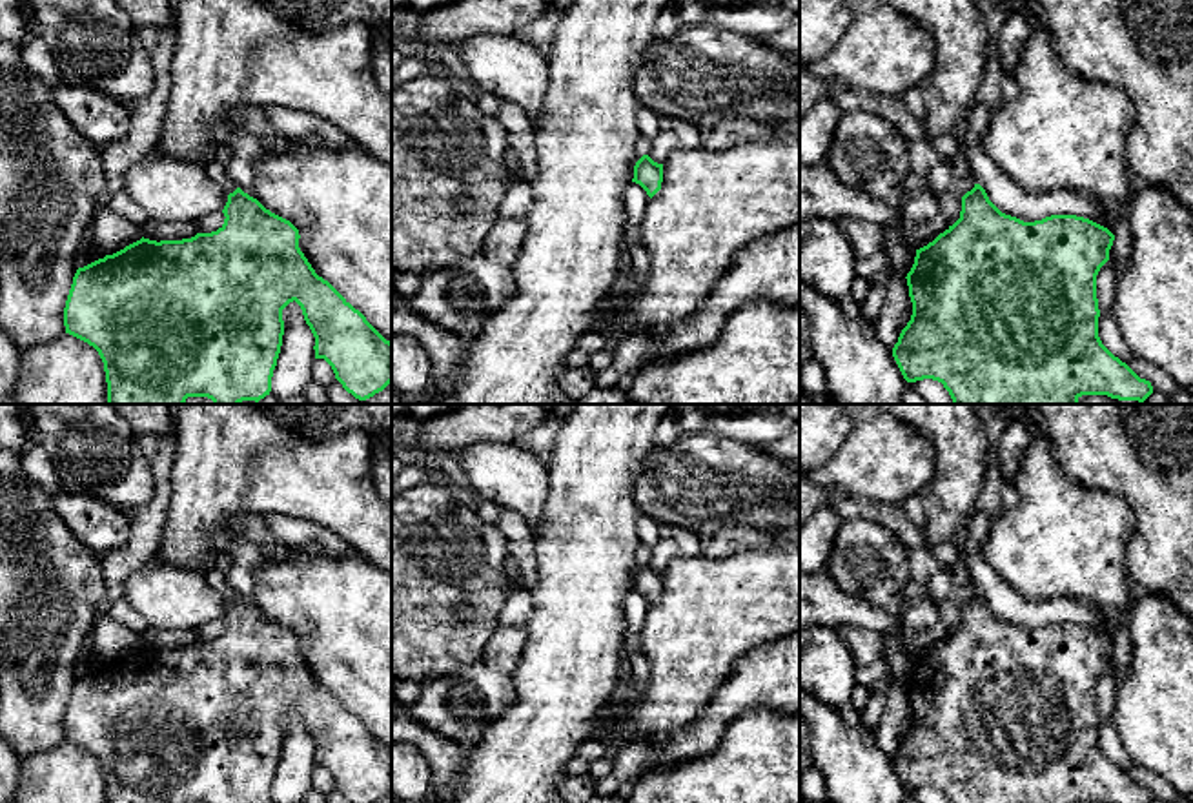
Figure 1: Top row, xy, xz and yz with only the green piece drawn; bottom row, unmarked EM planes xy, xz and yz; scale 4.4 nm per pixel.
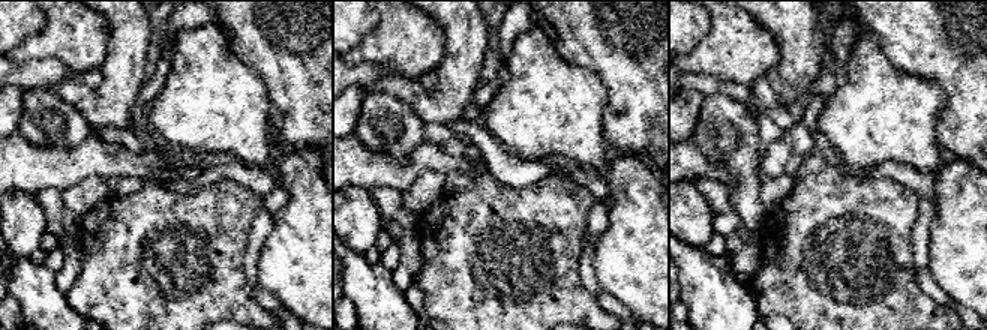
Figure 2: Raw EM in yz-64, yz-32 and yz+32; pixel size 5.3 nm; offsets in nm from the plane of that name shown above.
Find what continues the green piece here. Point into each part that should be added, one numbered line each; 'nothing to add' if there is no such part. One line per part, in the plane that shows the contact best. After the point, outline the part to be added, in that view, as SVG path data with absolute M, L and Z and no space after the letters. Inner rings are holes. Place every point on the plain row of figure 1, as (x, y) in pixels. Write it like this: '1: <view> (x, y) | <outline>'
nothing to add

